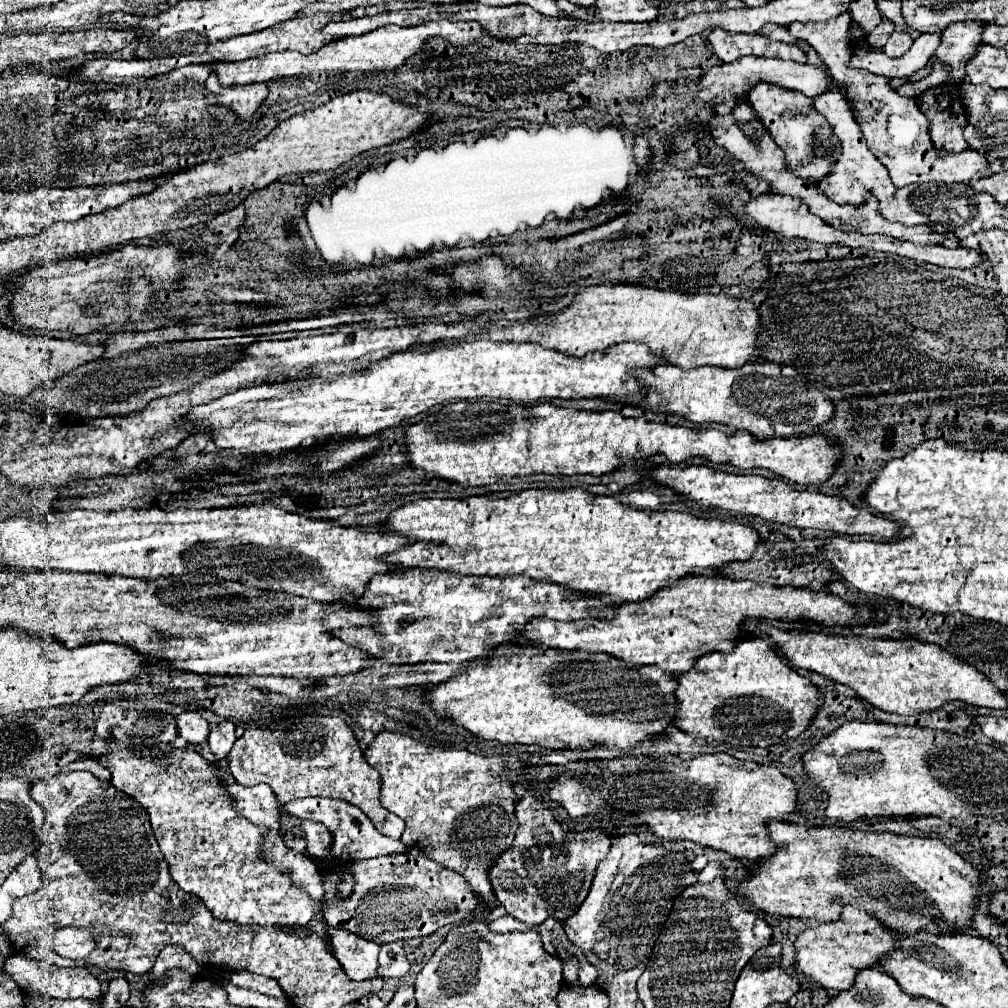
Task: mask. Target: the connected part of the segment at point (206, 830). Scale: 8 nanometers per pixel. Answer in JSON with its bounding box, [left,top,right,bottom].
[101,731,315,927]

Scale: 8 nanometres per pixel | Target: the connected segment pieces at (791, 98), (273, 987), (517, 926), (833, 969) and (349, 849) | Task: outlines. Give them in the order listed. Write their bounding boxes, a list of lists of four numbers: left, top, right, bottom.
[[749,83,837,181],[227,971,289,1001],[491,915,527,933],[793,901,895,991],[283,797,407,863]]

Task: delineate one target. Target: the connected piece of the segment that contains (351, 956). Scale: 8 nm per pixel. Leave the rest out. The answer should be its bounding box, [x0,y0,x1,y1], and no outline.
[329,927,377,981]

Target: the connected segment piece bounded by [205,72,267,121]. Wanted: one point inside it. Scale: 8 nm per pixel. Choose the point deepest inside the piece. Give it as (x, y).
(243, 101)

